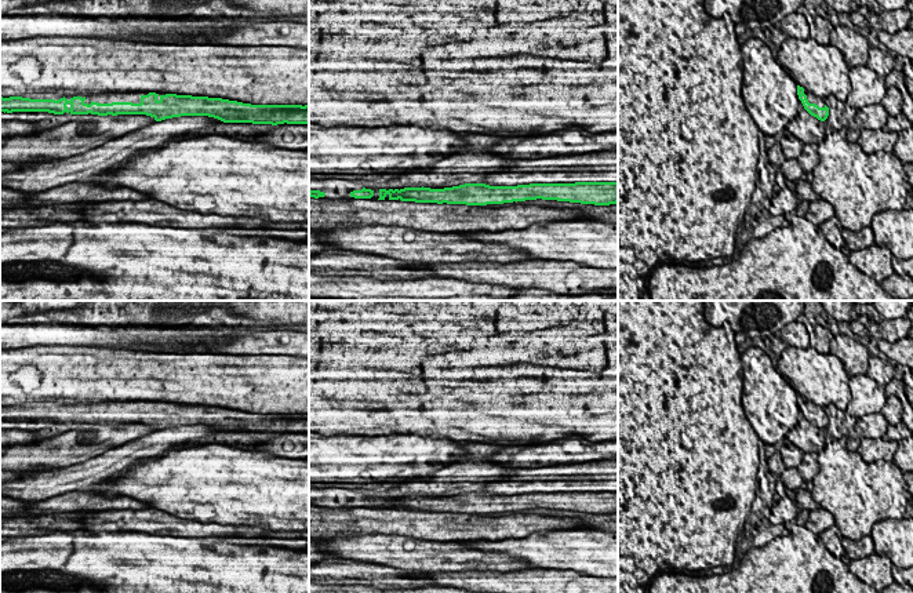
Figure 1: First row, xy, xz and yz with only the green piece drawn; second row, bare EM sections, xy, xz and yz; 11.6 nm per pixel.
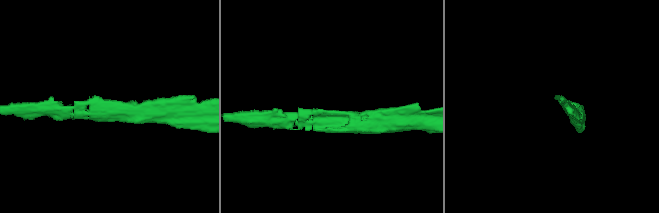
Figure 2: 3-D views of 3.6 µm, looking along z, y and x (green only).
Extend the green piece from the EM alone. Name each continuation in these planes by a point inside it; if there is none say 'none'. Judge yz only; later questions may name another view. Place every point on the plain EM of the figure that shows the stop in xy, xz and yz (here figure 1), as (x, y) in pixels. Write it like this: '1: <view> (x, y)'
1: yz (811, 407)

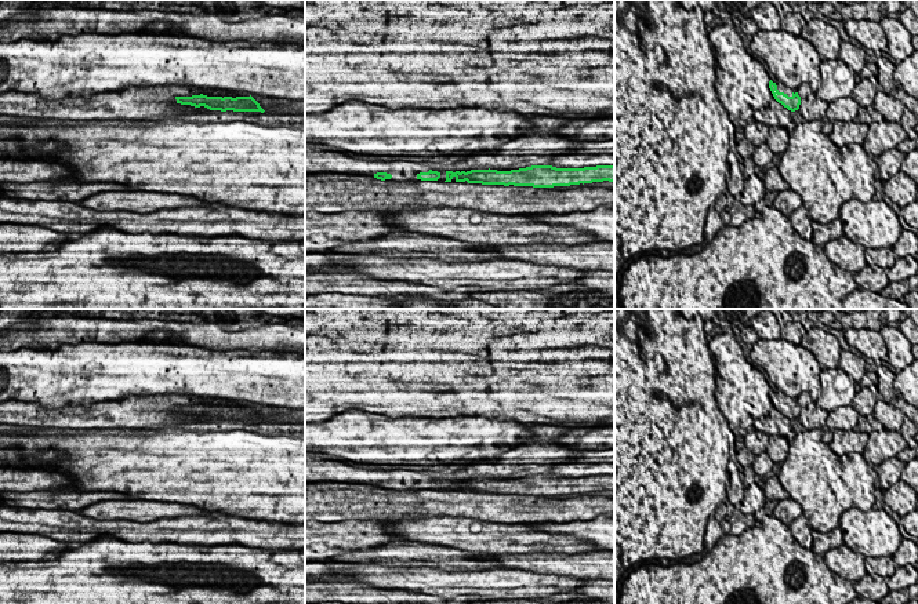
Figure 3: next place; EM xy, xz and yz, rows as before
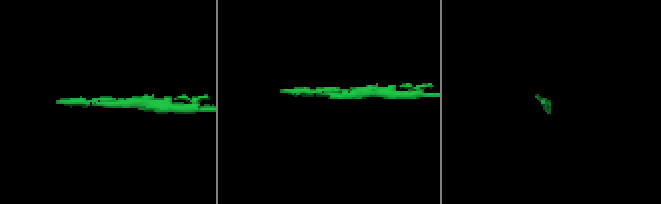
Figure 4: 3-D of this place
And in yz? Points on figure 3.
1: yz (782, 397)

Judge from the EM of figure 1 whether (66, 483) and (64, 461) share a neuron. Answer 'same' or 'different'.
different

